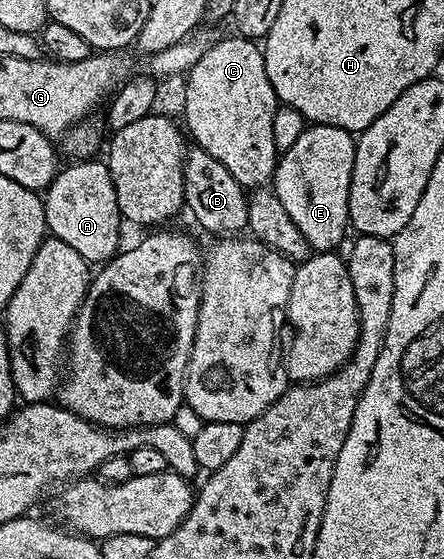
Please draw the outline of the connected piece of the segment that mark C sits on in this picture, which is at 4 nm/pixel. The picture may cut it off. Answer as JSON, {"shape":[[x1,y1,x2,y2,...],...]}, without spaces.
{"shape":[[234,37,223,38,220,42,208,45,201,60,197,60,197,64,193,64,193,68,187,71,182,121,190,141,209,152,213,160,221,160,221,164,225,164,225,168,233,172,235,179,244,188,263,188,272,181,275,173,277,151,273,144,273,112,281,103,275,97,273,84,269,84,262,49,250,38]]}

